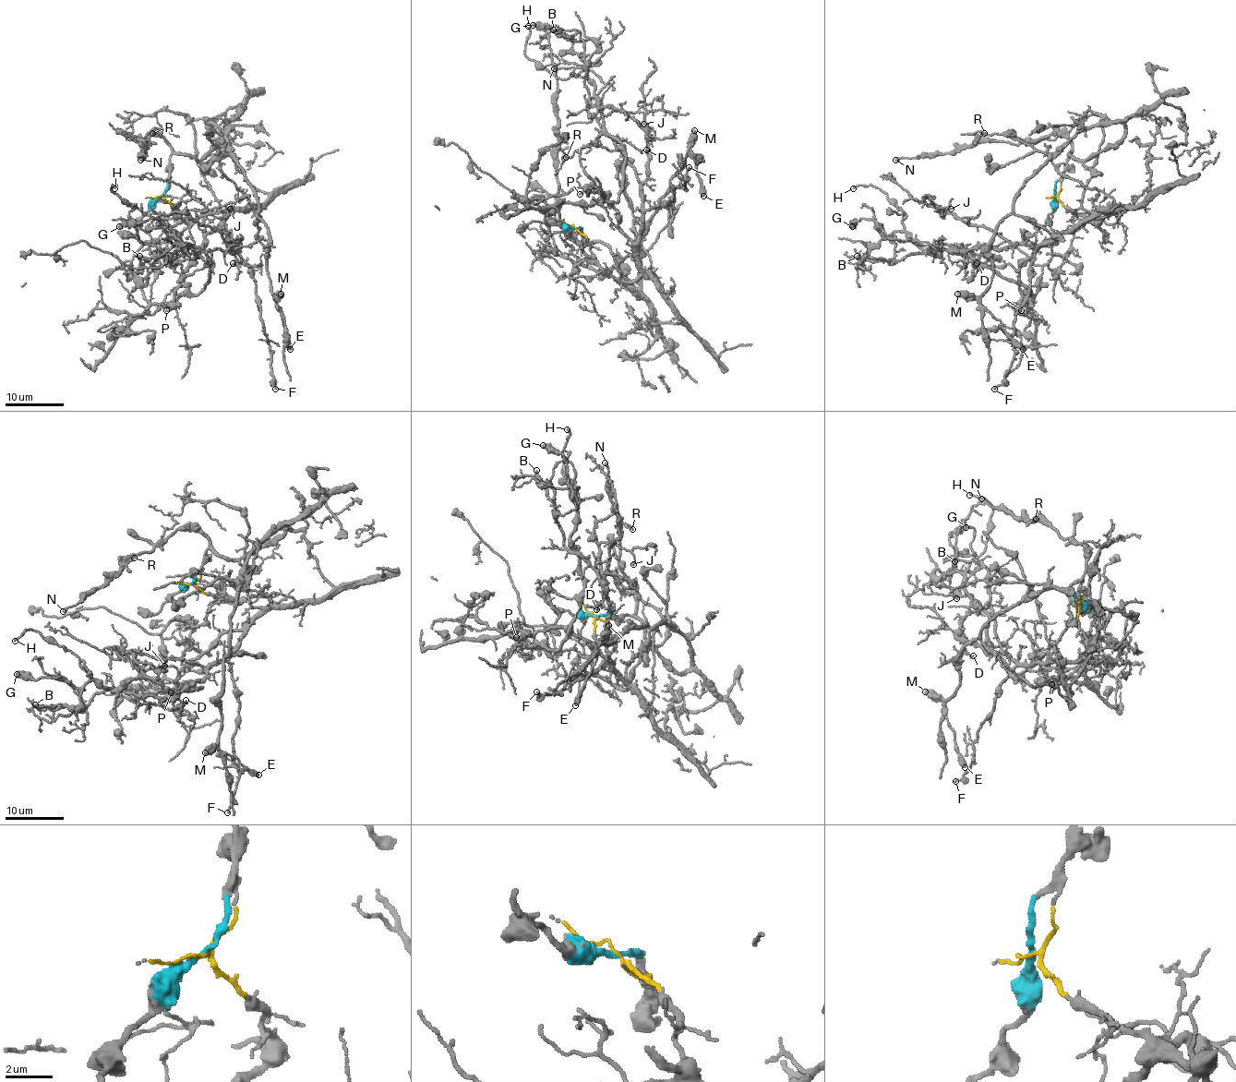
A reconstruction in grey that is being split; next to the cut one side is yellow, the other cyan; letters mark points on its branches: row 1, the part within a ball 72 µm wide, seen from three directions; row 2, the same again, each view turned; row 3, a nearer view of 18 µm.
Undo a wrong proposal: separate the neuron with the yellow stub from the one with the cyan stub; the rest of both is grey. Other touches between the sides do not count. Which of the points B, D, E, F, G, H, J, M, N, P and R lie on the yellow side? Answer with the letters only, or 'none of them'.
B, D, F, G, H, J, P

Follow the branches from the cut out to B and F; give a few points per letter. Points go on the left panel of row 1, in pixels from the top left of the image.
B: (162, 196), (186, 222), (226, 213), (223, 228), (235, 247), (172, 253), (162, 264), (139, 257)
F: (162, 196), (186, 222), (201, 215), (226, 213), (226, 239), (248, 267), (255, 282), (275, 389)

